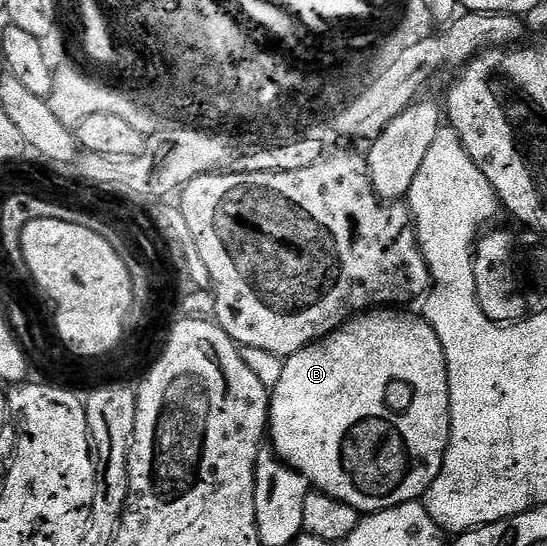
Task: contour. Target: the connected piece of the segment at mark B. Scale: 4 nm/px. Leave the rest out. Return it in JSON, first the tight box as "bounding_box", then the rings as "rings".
{"bounding_box":[268,309,450,513],"rings":[[[373,309],[361,313],[342,324],[337,331],[318,339],[309,347],[303,347],[298,353],[287,356],[283,360],[284,368],[280,371],[280,380],[270,391],[270,410],[268,426],[270,441],[274,450],[284,463],[288,463],[295,471],[306,476],[315,490],[334,497],[346,505],[350,505],[361,513],[385,511],[391,507],[401,507],[403,503],[423,500],[424,494],[434,485],[438,473],[444,464],[448,438],[450,437],[450,389],[448,388],[448,370],[446,357],[442,349],[442,341],[438,341],[438,333],[419,314],[411,315],[408,309]]]}

